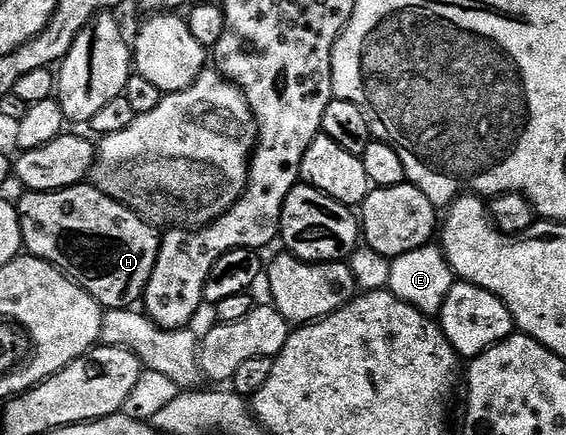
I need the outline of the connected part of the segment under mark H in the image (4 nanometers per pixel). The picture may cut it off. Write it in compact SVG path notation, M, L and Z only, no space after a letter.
M91 183L72 185L66 189L56 189L54 193L25 191L21 200L16 204L16 207L17 214L21 217L21 240L24 248L28 250L32 256L37 257L39 260L45 260L47 263L54 265L55 268L61 270L66 276L72 278L73 281L77 282L77 284L84 288L86 292L91 294L104 310L127 309L136 306L138 302L144 298L145 288L151 279L151 271L155 267L157 253L161 249L161 237L159 236L158 230L150 225L148 221L144 221L134 209L128 209L123 203L119 203L115 199L103 195Z

